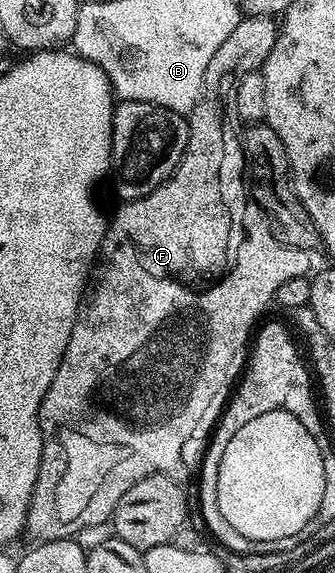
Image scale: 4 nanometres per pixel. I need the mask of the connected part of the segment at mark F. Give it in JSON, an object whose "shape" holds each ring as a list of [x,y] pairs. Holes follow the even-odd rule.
{"shape":[[[242,16],[239,27],[235,27],[235,31],[231,31],[231,35],[227,35],[226,41],[219,46],[219,51],[215,51],[215,56],[211,58],[207,72],[203,75],[201,97],[187,117],[189,138],[185,154],[178,163],[177,170],[169,176],[168,181],[164,181],[160,187],[145,197],[118,204],[117,214],[114,217],[112,214],[108,218],[105,237],[101,240],[101,252],[97,254],[97,260],[91,270],[92,280],[86,284],[85,293],[81,296],[81,306],[75,315],[75,323],[71,327],[71,339],[67,339],[67,351],[39,407],[43,455],[39,463],[39,475],[35,479],[35,487],[29,500],[29,510],[25,516],[25,533],[33,536],[34,542],[58,541],[64,537],[73,539],[85,527],[110,520],[119,499],[123,499],[123,495],[127,495],[127,491],[131,491],[131,487],[135,487],[139,479],[147,479],[151,475],[161,473],[175,482],[185,483],[189,477],[189,469],[185,466],[183,455],[185,444],[192,437],[208,438],[217,422],[221,420],[221,412],[225,410],[231,390],[236,386],[247,364],[255,326],[262,320],[261,312],[269,304],[271,306],[274,304],[279,291],[279,283],[287,283],[287,279],[304,277],[310,272],[310,254],[304,249],[289,249],[282,245],[274,237],[261,208],[253,204],[244,192],[241,192],[242,194],[229,193],[226,197],[217,193],[217,173],[242,172],[245,164],[245,156],[241,153],[241,133],[239,128],[237,129],[239,118],[235,107],[235,91],[243,75],[260,70],[264,65],[267,55],[271,55],[271,47],[275,47],[278,32],[279,25],[274,18]],[[224,201],[229,204],[226,209],[221,206]]]}

